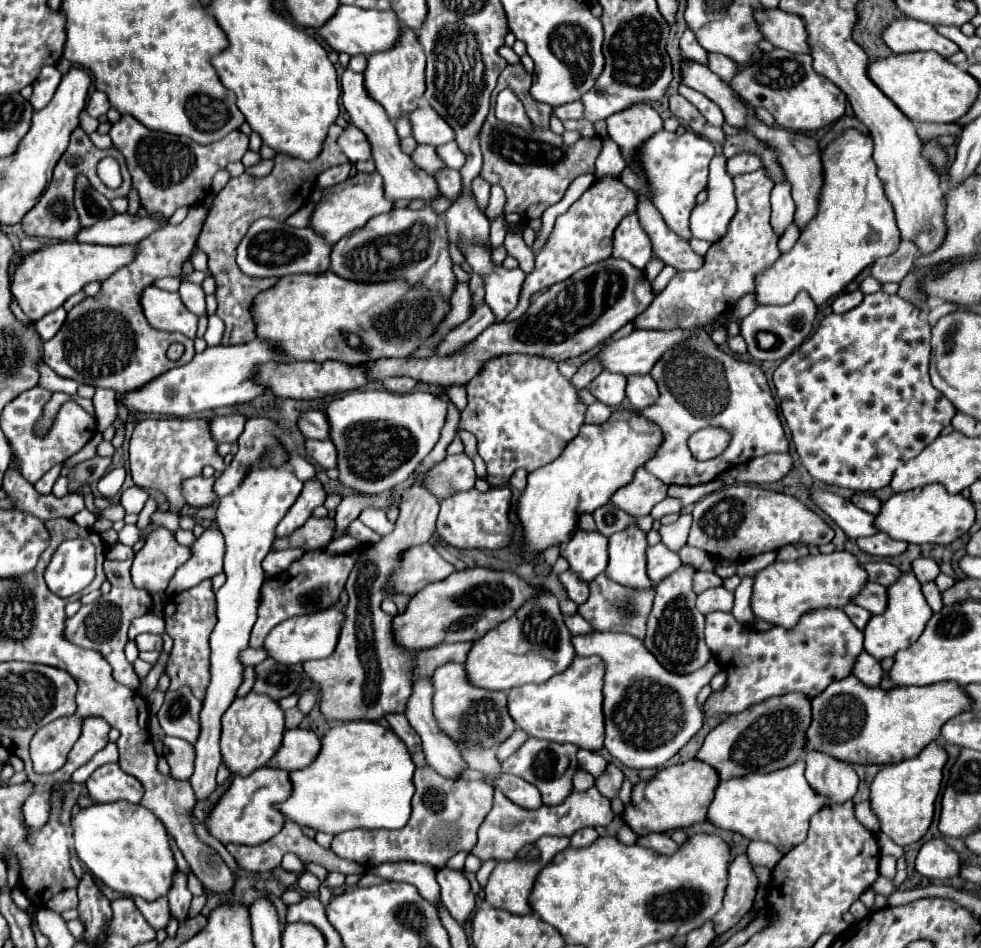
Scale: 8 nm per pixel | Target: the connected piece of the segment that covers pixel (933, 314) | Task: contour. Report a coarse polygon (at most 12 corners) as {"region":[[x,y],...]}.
{"region":[[950,301],[938,303],[930,311],[930,323],[958,311],[960,305]]}

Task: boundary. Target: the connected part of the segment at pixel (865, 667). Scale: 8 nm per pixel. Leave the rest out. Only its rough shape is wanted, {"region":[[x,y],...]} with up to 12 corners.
{"region":[[866,651],[858,655],[852,673],[864,685],[878,687],[884,671]]}

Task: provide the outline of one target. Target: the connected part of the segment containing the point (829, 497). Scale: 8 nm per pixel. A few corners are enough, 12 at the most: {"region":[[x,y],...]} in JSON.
{"region":[[826,491],[812,499],[848,539],[878,533],[876,515]]}

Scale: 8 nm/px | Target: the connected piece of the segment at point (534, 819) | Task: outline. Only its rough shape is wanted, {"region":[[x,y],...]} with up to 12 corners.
{"region":[[596,787],[526,811],[496,789],[472,849],[512,861],[542,835],[606,827],[614,813]]}

